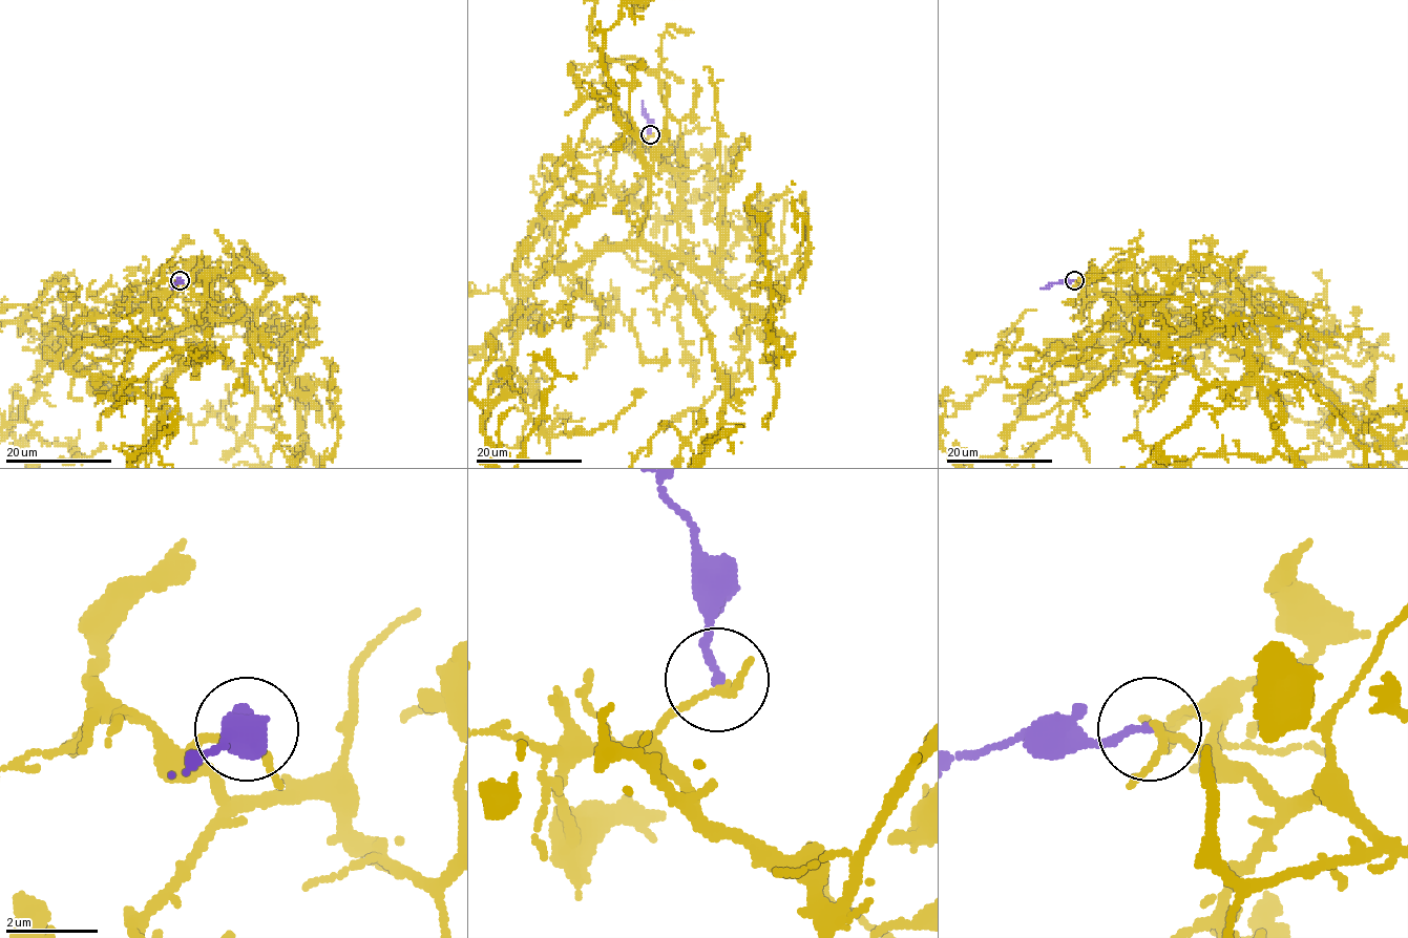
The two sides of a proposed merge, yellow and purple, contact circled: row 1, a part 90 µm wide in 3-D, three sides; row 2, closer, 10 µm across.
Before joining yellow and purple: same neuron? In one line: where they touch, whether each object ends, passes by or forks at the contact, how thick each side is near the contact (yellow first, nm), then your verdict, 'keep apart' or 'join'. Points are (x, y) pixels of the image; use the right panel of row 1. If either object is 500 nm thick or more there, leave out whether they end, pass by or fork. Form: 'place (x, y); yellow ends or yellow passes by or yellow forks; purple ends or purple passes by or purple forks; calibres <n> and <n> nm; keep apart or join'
place (1074, 280); yellow passes by; purple ends; calibres 130 and 170 nm; keep apart

